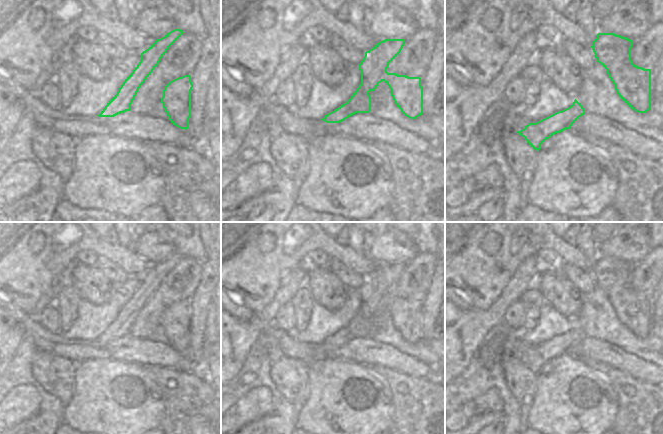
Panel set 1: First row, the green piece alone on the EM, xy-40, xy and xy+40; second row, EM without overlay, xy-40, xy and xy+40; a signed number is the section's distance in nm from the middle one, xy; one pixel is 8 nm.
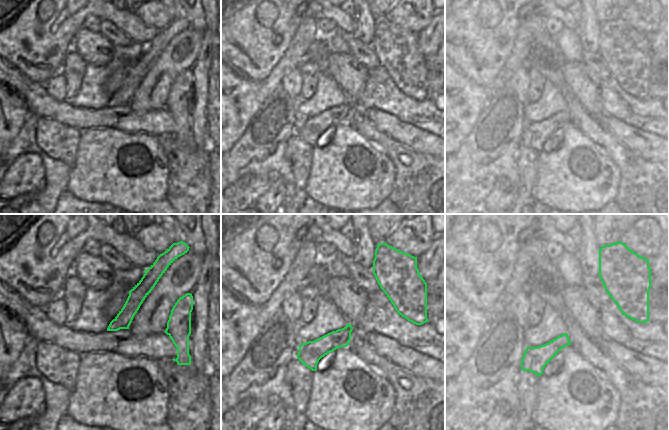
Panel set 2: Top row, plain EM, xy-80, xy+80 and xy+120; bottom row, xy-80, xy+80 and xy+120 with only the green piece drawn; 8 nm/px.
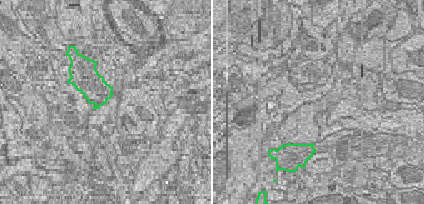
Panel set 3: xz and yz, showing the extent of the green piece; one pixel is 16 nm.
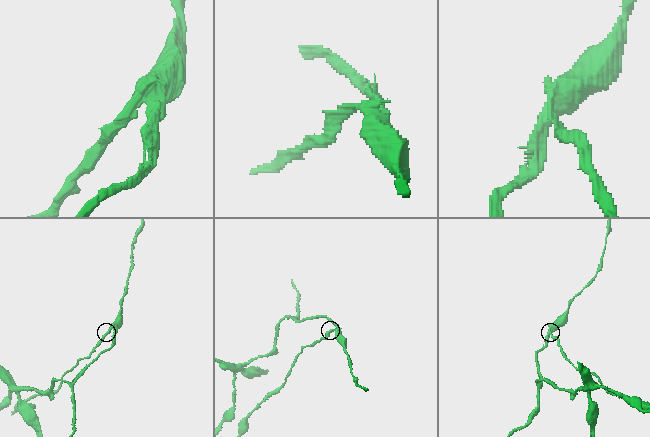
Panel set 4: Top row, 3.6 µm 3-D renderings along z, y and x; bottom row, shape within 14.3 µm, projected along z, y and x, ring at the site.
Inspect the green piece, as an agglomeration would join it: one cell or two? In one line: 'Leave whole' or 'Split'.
Split.

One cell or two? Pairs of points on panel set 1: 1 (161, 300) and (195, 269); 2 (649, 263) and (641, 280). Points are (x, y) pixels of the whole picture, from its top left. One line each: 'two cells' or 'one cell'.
1: one cell
2: one cell

